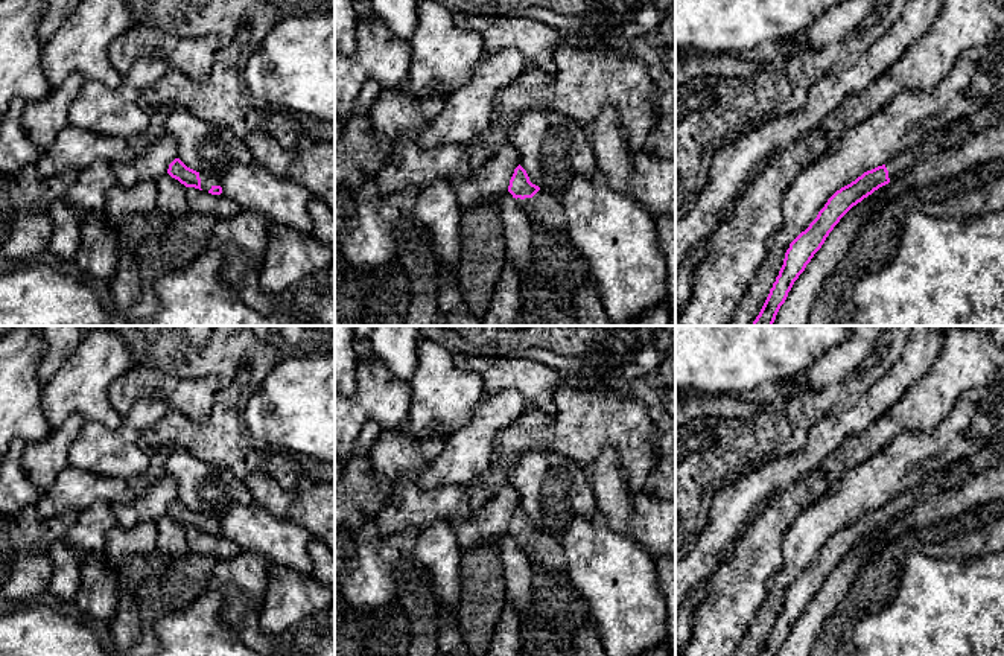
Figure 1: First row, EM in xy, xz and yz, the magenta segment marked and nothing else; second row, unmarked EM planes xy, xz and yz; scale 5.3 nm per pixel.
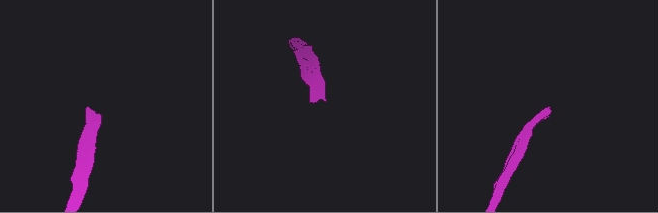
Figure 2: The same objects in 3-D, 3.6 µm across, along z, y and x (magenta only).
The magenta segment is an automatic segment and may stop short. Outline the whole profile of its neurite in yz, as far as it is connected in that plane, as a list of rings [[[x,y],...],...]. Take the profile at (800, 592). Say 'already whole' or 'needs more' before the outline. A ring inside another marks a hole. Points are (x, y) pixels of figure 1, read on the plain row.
needs more; [[[923,489],[910,490],[894,496],[890,502],[864,513],[850,525],[837,531],[818,553],[809,568],[802,572],[785,594],[783,606],[770,630],[770,635],[759,656],[777,656],[785,644],[794,623],[805,612],[814,595],[821,589],[829,574],[840,560],[858,543],[872,536],[879,528],[905,514],[922,496]]]

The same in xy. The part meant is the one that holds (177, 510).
needs more; [[[175,499],[167,510],[167,514],[178,521],[186,528],[195,528],[205,531],[211,536],[221,536],[221,519],[211,517],[208,514],[196,513],[187,508],[180,499]]]

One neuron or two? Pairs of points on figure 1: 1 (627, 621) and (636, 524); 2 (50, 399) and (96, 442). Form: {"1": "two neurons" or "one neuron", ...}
{"1": "two neurons", "2": "two neurons"}

